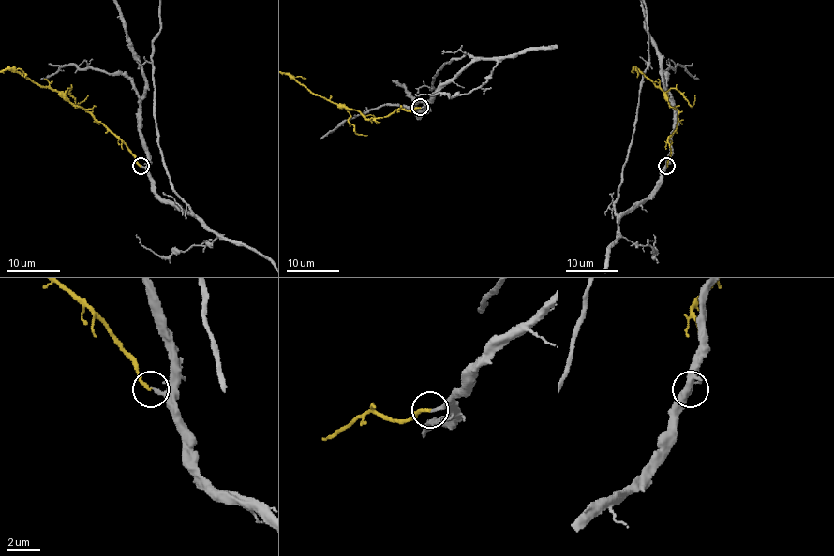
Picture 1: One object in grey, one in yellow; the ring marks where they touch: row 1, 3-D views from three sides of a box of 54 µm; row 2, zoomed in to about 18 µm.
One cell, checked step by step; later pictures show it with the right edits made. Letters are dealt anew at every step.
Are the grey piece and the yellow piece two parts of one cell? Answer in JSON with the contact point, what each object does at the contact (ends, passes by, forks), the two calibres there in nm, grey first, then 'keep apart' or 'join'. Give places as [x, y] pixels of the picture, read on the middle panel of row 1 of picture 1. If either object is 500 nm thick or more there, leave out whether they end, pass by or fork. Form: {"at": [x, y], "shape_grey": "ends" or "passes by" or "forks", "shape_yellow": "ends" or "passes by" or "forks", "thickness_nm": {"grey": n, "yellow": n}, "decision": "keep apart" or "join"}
{"at": [420, 107], "shape_grey": "ends", "shape_yellow": "ends", "thickness_nm": {"grey": 240, "yellow": 200}, "decision": "join"}

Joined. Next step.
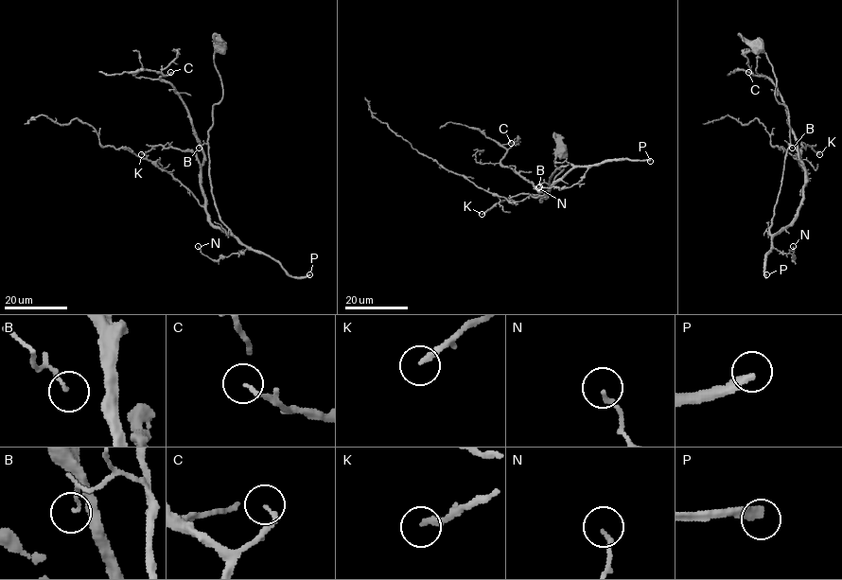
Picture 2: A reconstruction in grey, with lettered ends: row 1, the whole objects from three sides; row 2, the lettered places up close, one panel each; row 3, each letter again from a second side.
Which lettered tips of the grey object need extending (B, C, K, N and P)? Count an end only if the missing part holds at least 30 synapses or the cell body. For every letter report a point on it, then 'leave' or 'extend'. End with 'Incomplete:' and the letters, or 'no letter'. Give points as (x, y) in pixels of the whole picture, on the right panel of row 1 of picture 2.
B: (792, 148) | leave
C: (748, 72) | leave
K: (819, 154) | leave
N: (793, 246) | leave
P: (766, 274) | extend
Incomplete: P

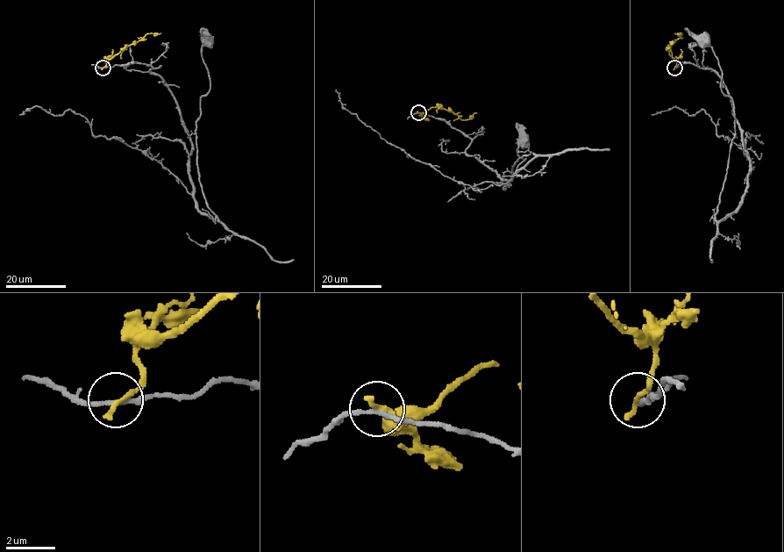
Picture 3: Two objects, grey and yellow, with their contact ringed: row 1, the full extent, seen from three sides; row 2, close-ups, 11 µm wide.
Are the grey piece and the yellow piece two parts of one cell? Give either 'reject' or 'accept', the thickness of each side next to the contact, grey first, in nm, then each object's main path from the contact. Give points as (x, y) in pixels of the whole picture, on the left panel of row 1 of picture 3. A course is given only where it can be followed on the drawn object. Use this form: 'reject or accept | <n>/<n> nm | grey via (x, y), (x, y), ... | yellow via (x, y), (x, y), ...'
reject | 180/280 nm | grey via (103, 68), (155, 68), (192, 146), (195, 205), (219, 221), (197, 168), (207, 40) | yellow via (103, 68), (105, 61), (147, 34), (160, 33)

